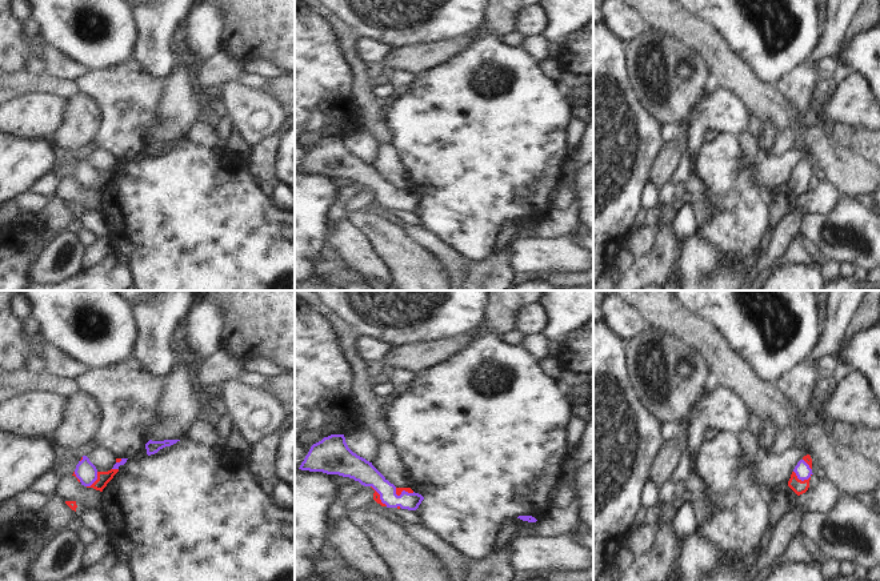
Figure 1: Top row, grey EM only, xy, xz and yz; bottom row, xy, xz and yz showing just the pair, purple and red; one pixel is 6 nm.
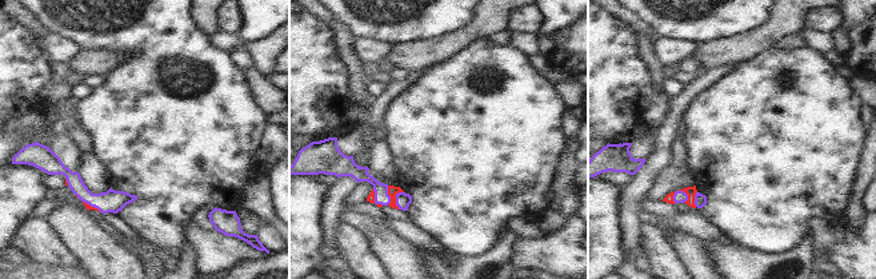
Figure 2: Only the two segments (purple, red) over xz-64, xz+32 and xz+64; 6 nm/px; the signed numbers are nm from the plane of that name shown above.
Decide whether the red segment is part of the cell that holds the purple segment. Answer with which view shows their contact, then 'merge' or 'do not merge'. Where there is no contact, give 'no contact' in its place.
yz | merge

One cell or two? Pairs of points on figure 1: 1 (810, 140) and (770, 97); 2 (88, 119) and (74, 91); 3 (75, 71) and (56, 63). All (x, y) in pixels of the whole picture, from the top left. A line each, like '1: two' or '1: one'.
1: one
2: two
3: one

